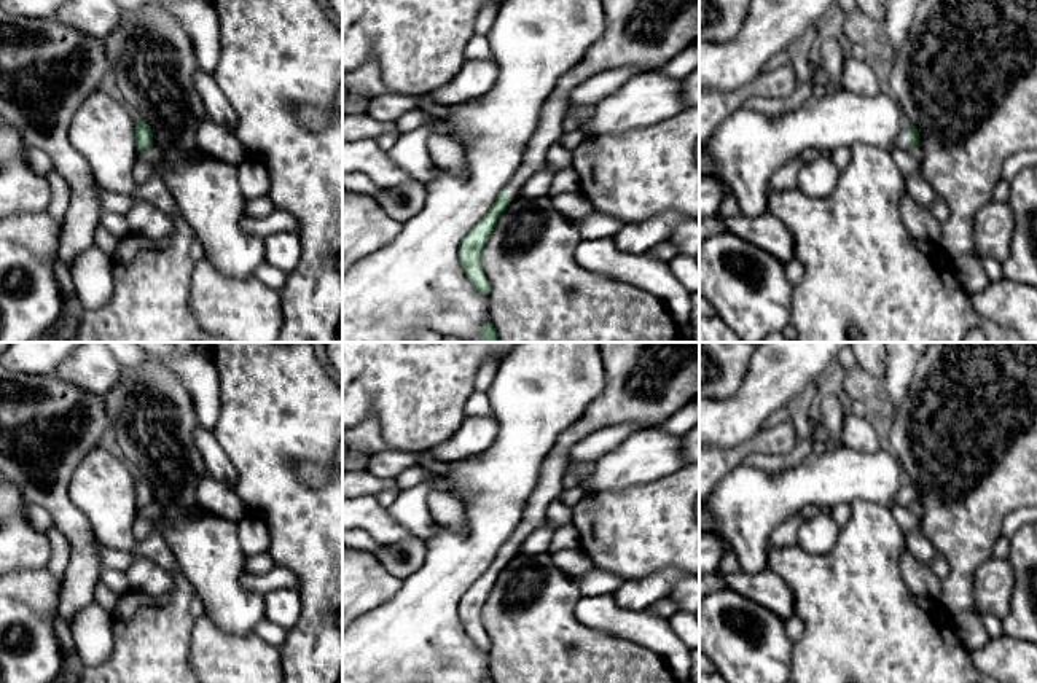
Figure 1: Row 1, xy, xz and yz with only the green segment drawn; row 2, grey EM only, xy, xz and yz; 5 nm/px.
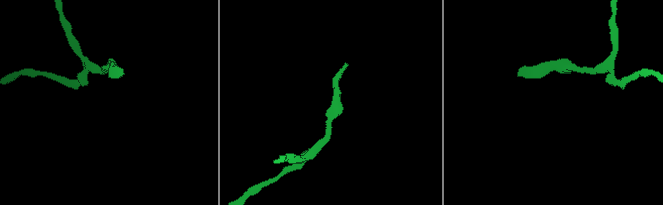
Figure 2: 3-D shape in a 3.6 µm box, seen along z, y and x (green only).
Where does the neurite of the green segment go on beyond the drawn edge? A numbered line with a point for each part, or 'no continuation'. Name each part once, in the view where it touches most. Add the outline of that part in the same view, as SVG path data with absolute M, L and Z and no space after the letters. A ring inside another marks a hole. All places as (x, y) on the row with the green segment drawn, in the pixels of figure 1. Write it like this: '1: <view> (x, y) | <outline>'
1: yz (902, 139) | M903 129L898 135L897 135L897 140L895 140L895 148L908 148L908 140L910 140L910 135L908 132Z

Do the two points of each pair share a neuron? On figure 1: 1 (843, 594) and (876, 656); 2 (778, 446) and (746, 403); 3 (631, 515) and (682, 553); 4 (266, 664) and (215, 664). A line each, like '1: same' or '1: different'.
1: same
2: different
3: same
4: same

